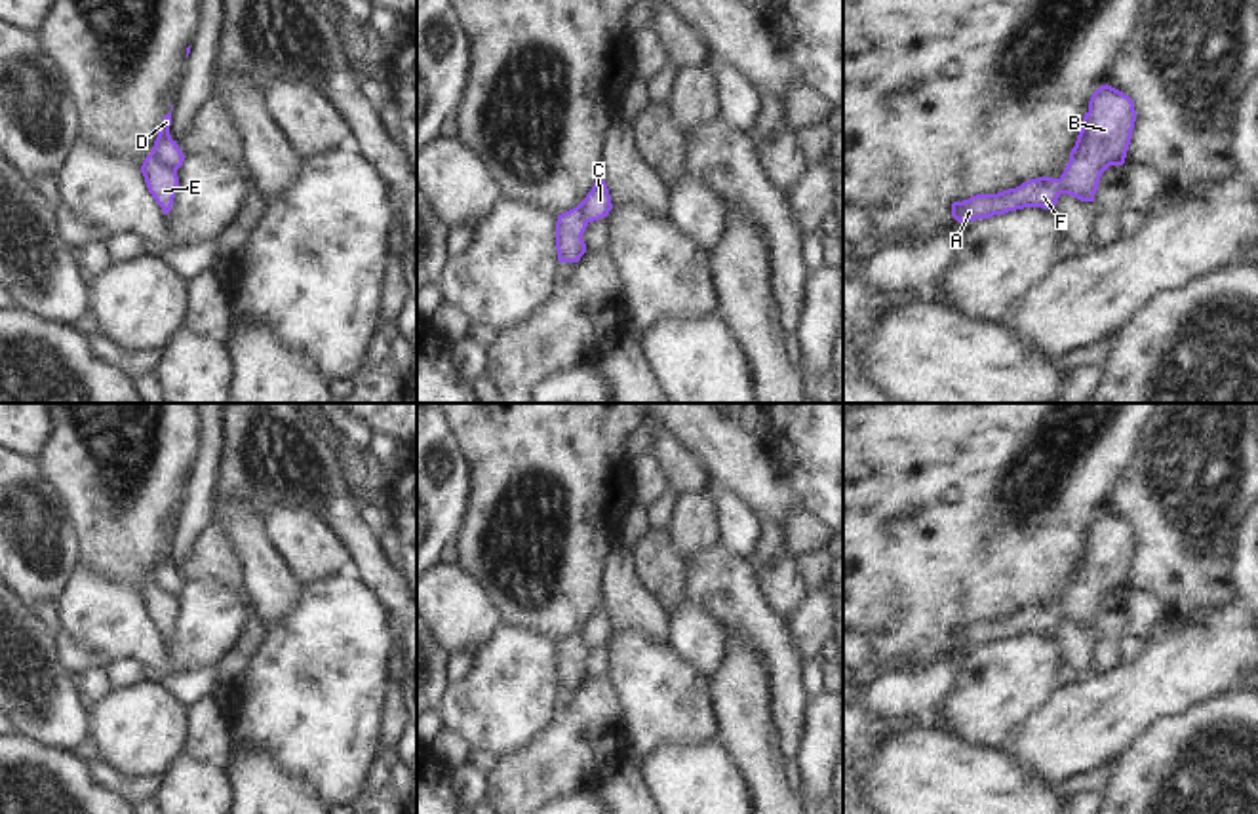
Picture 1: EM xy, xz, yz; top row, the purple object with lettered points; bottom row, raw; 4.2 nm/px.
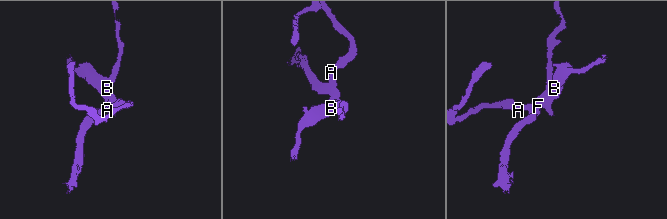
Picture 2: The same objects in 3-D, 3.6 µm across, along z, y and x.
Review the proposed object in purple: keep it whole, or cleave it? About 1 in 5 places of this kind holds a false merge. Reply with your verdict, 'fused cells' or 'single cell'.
fused cells

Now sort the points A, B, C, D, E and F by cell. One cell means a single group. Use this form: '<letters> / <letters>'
A C D F / B E

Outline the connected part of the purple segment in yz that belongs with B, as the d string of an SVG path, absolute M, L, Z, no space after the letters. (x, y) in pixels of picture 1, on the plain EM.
M1100 512L1089 527L1089 567L1060 601L1060 620L1094 628L1102 599L1123 591L1136 548L1134 529L1111 512Z

